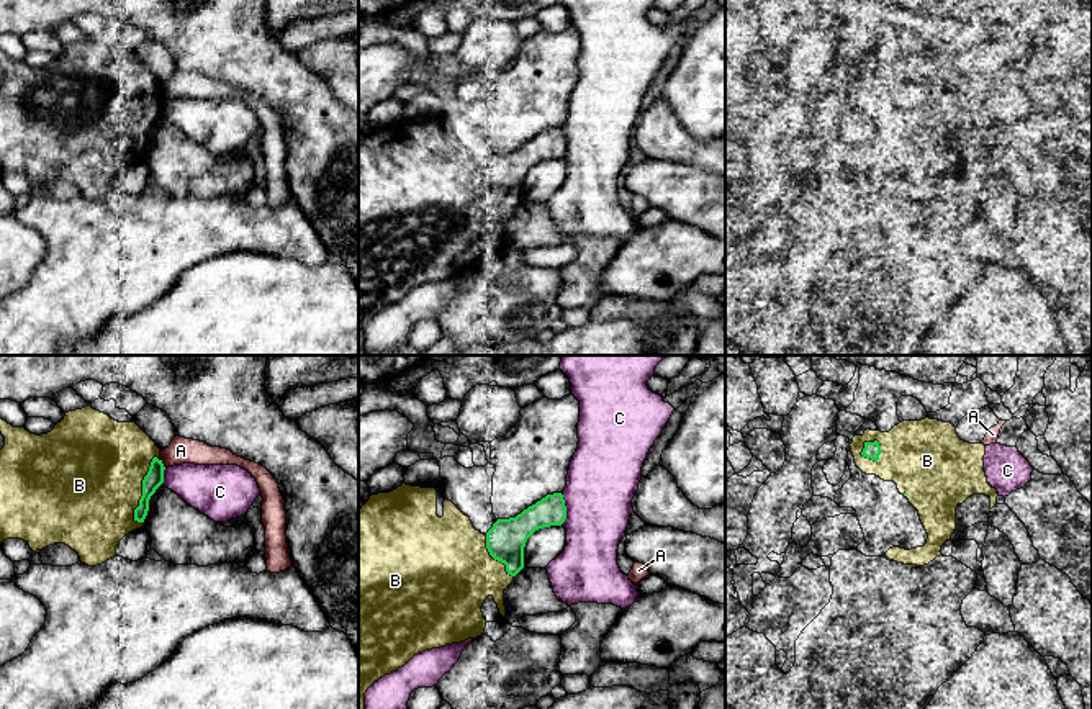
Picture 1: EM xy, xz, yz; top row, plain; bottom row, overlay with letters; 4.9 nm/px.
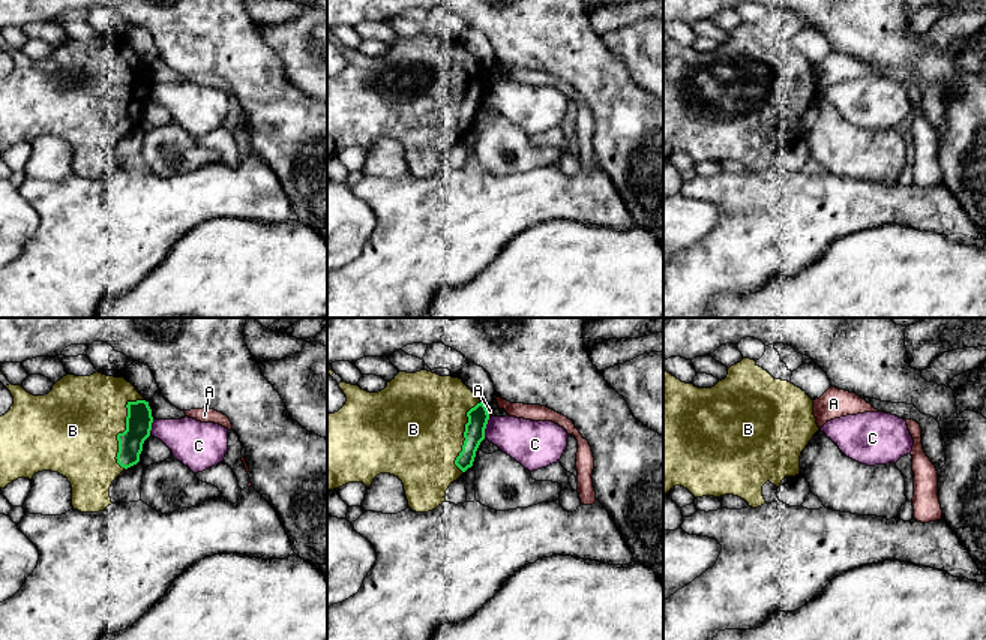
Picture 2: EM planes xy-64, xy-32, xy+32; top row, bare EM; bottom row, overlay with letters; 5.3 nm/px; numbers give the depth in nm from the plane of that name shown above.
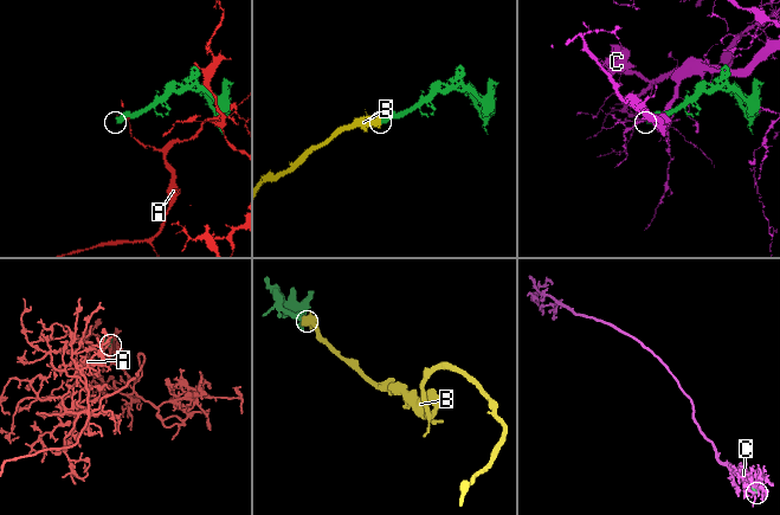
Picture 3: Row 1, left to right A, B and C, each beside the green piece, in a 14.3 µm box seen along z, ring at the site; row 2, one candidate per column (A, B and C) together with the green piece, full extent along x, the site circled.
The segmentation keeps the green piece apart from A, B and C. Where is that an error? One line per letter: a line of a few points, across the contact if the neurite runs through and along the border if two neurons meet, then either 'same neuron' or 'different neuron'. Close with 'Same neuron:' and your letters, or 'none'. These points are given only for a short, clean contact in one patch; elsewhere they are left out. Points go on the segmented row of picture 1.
A: line xy (161, 460), (166, 467); different neuron
B: same neuron
C: different neuron
Same neuron: B

